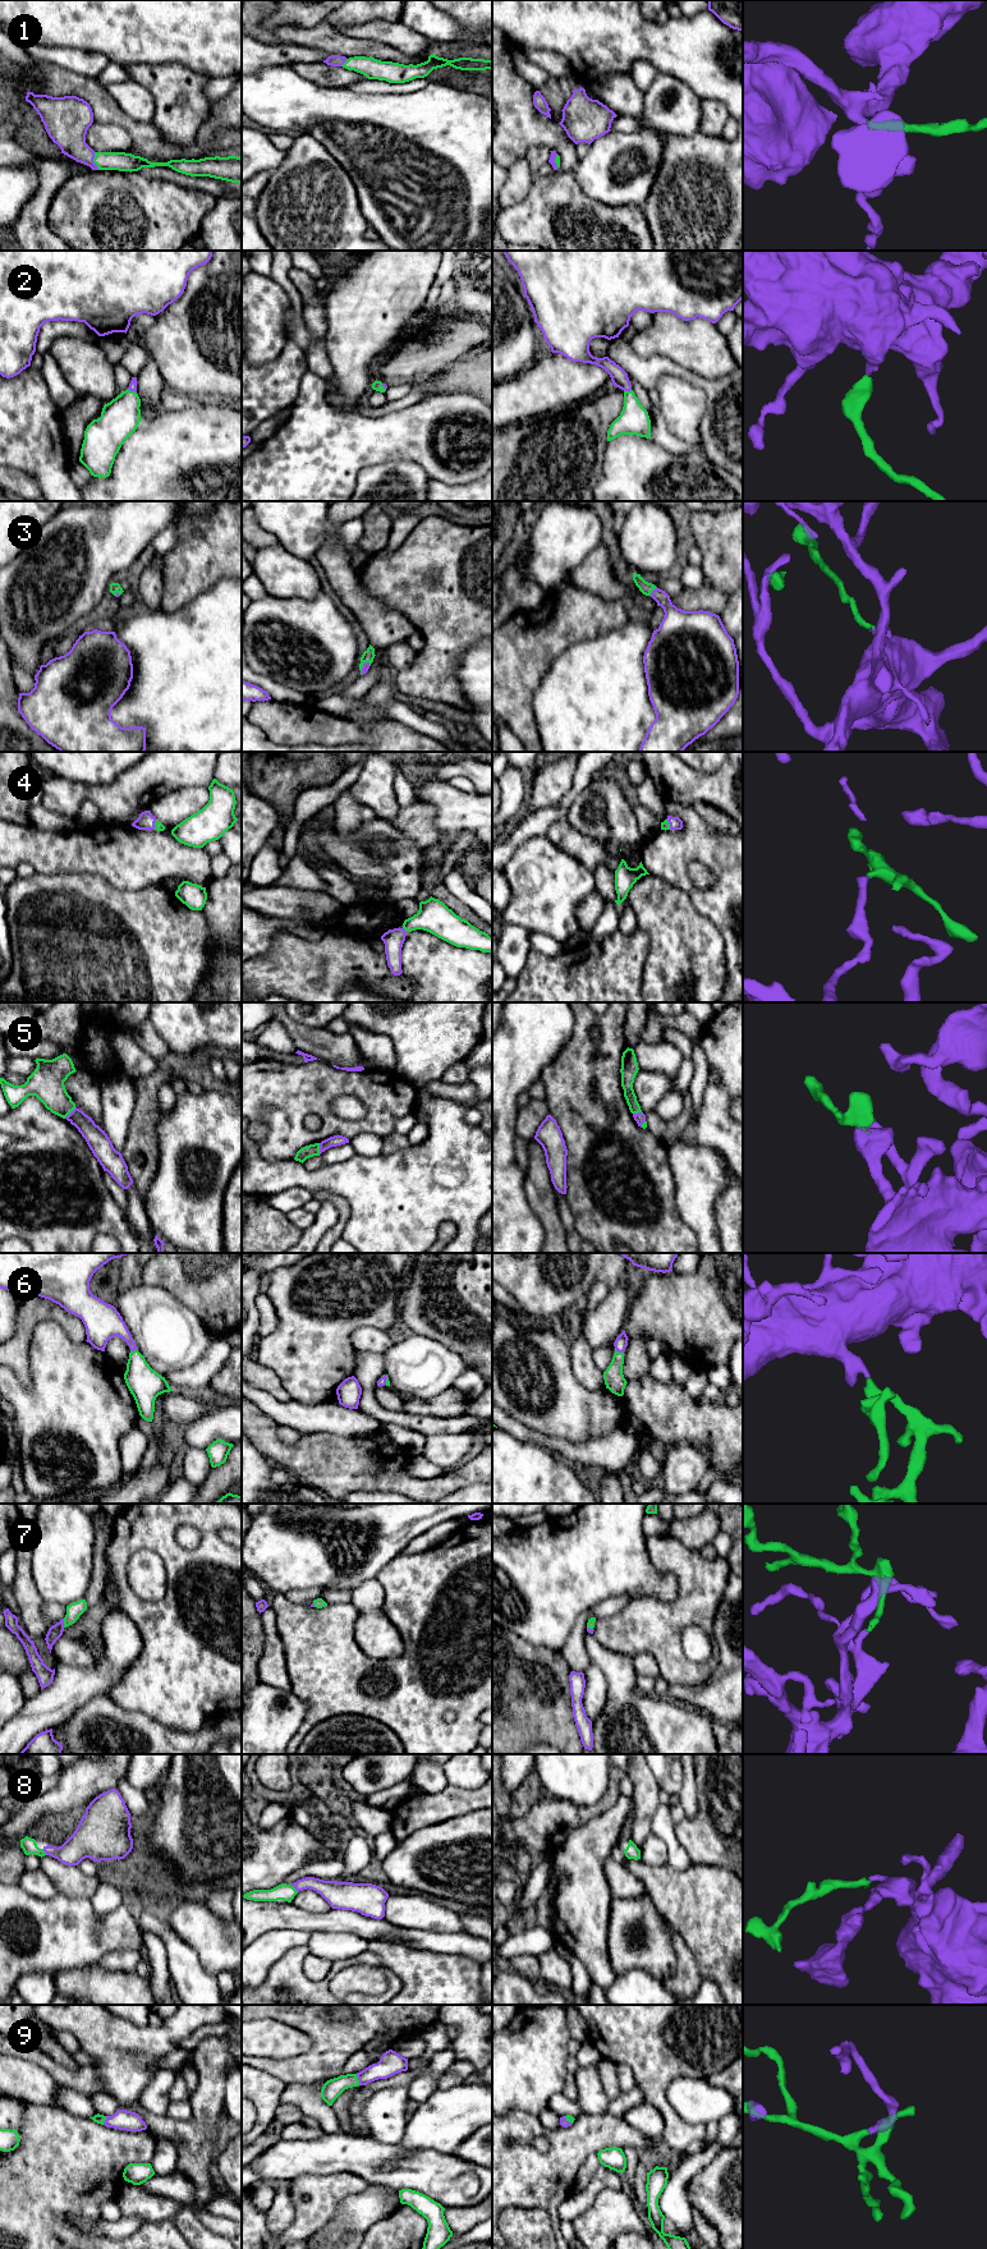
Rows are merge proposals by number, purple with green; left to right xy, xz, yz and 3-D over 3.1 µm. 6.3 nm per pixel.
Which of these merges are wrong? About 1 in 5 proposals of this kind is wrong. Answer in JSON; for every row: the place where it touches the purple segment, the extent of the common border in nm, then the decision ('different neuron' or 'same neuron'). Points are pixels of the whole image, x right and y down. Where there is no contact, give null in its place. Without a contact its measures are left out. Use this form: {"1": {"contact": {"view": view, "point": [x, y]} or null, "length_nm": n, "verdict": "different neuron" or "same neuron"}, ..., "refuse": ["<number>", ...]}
{"1": {"contact": {"view": "xy", "point": [92, 161]}, "length_nm": 120, "verdict": "same neuron"}, "2": {"contact": {"view": "xy", "point": [132, 390]}, "length_nm": 60, "verdict": "same neuron"}, "3": {"contact": {"view": "yz", "point": [652, 591]}, "length_nm": 70, "verdict": "same neuron"}, "4": {"contact": {"view": "xz", "point": [404, 930]}, "length_nm": 40, "verdict": "same neuron"}, "5": {"contact": {"view": "xy", "point": [70, 1112]}, "length_nm": 100, "verdict": "same neuron"}, "6": {"contact": {"view": "yz", "point": [619, 1352]}, "length_nm": 70, "verdict": "same neuron"}, "7": {"contact": {"view": "xy", "point": [63, 1623]}, "length_nm": 60, "verdict": "same neuron"}, "8": {"contact": {"view": "xz", "point": [295, 1889]}, "length_nm": 60, "verdict": "same neuron"}, "9": {"contact": {"view": "xz", "point": [358, 2079]}, "length_nm": 80, "verdict": "same neuron"}, "refuse": []}

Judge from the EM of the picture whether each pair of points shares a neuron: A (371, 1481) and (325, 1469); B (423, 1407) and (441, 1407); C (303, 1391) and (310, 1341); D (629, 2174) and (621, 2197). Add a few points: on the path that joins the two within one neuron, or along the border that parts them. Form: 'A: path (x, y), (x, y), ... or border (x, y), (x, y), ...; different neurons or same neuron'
A: path (359, 1469), (336, 1469); same neuron
B: path (427, 1407), (437, 1407); same neuron
C: path (310, 1378), (310, 1354); same neuron
D: border (625, 2186), (632, 2194); different neurons

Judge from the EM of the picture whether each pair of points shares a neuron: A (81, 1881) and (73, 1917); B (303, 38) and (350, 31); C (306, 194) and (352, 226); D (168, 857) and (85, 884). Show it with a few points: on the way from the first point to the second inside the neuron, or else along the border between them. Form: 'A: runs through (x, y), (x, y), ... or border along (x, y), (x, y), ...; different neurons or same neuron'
A: border along (58, 1892), (88, 1900); different neurons
B: border along (331, 26), (348, 36), (370, 40); different neurons
C: runs through (317, 206), (340, 226); same neuron
D: border along (74, 872), (96, 873), (116, 887), (131, 891); different neurons

